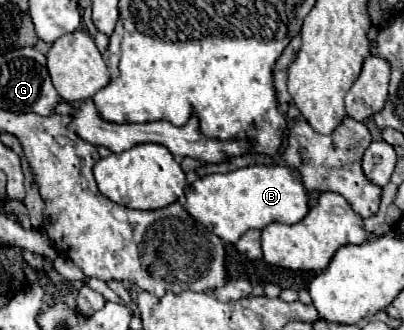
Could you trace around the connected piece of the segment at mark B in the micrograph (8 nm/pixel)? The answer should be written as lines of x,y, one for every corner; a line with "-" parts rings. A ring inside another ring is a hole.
252,165
230,173
214,173
196,179
186,191
186,211
224,243
236,243
250,229
264,229
272,221
294,225
308,213
308,193
298,171

